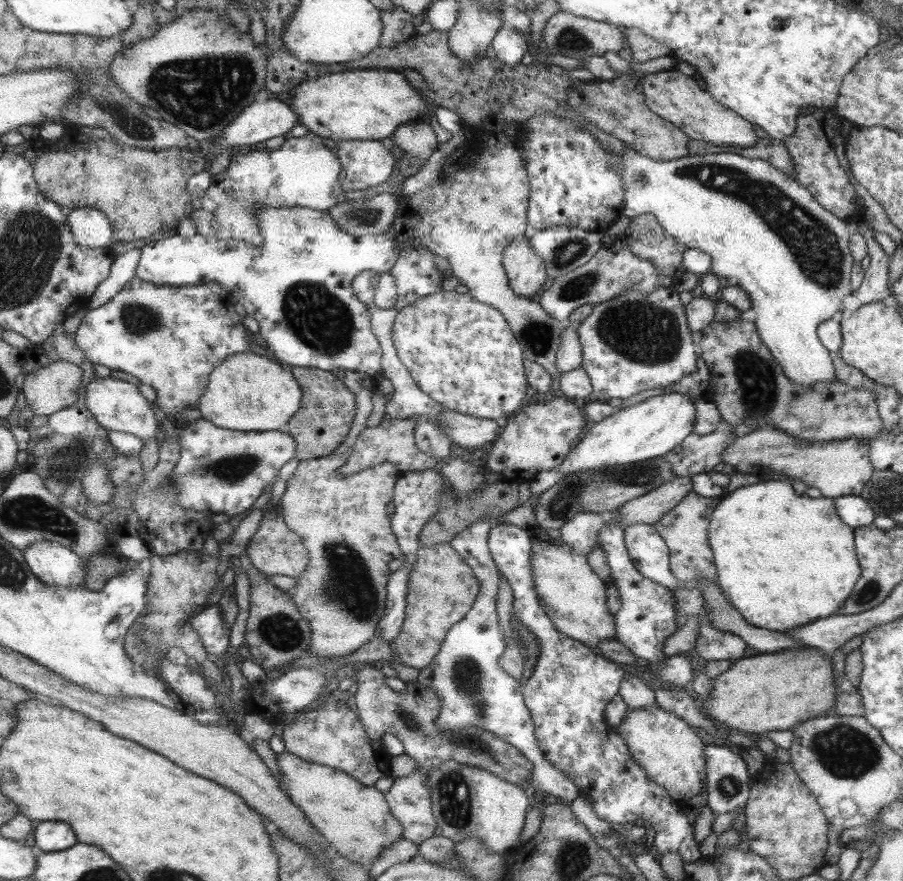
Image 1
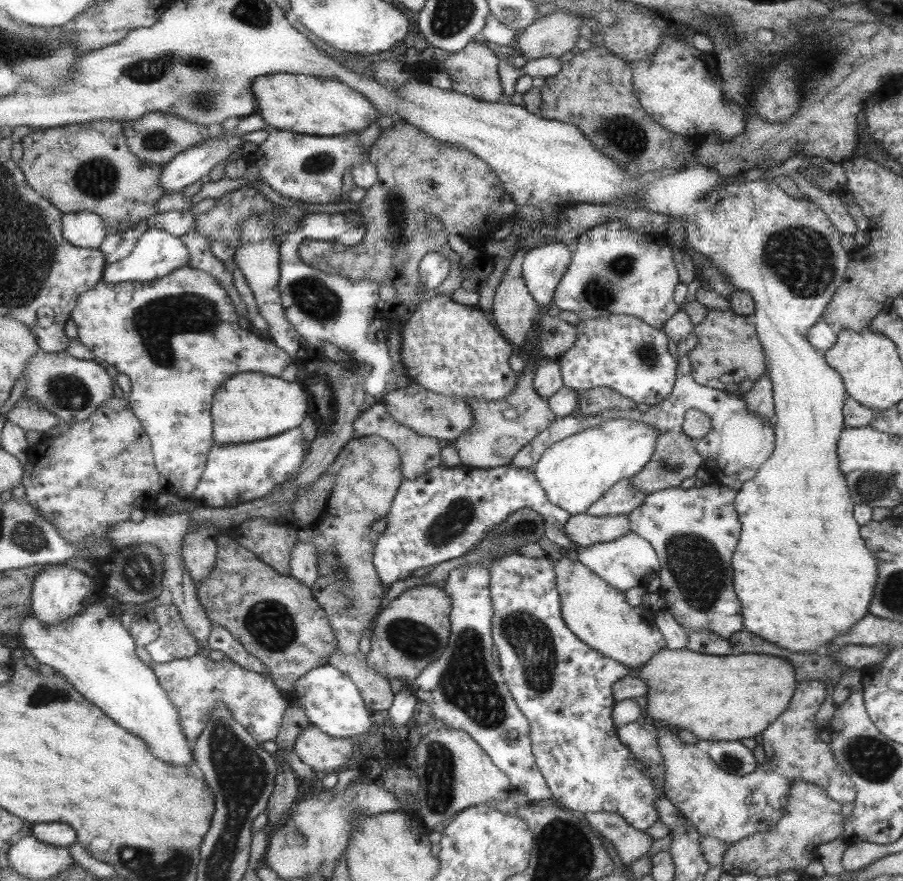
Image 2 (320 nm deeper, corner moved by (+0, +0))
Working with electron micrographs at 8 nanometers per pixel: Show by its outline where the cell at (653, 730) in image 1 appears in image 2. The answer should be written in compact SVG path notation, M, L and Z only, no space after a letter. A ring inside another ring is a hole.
M802 680L796 684L785 714L757 738L764 749L763 764L746 775L723 770L703 750L695 748L695 744L679 741L670 728L656 731L664 760L663 795L693 825L699 837L713 837L727 846L773 829L784 816L794 780L821 786L829 798L842 804L853 802L856 786L834 759L829 742L821 741L824 728L814 721L827 692L821 681Z

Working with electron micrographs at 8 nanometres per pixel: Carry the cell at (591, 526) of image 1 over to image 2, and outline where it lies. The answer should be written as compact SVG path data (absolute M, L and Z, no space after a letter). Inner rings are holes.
M631 477L617 482L584 513L596 517L617 516L618 514L628 515L633 509L637 509L648 494L643 494L635 488L629 488L629 481Z

